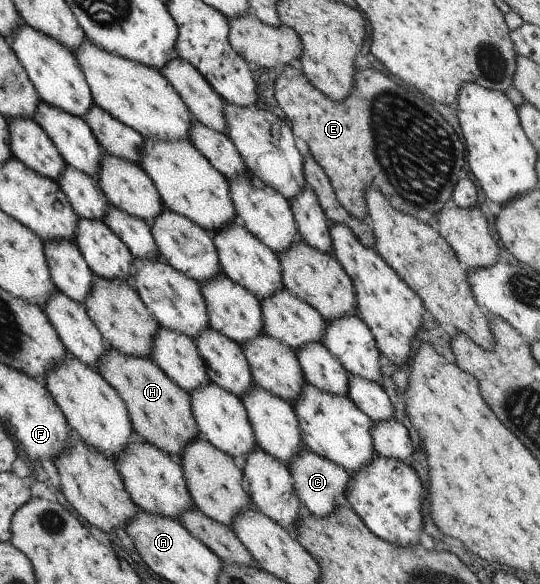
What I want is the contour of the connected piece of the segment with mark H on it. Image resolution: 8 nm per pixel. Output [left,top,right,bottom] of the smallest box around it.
[97,346,199,460]

